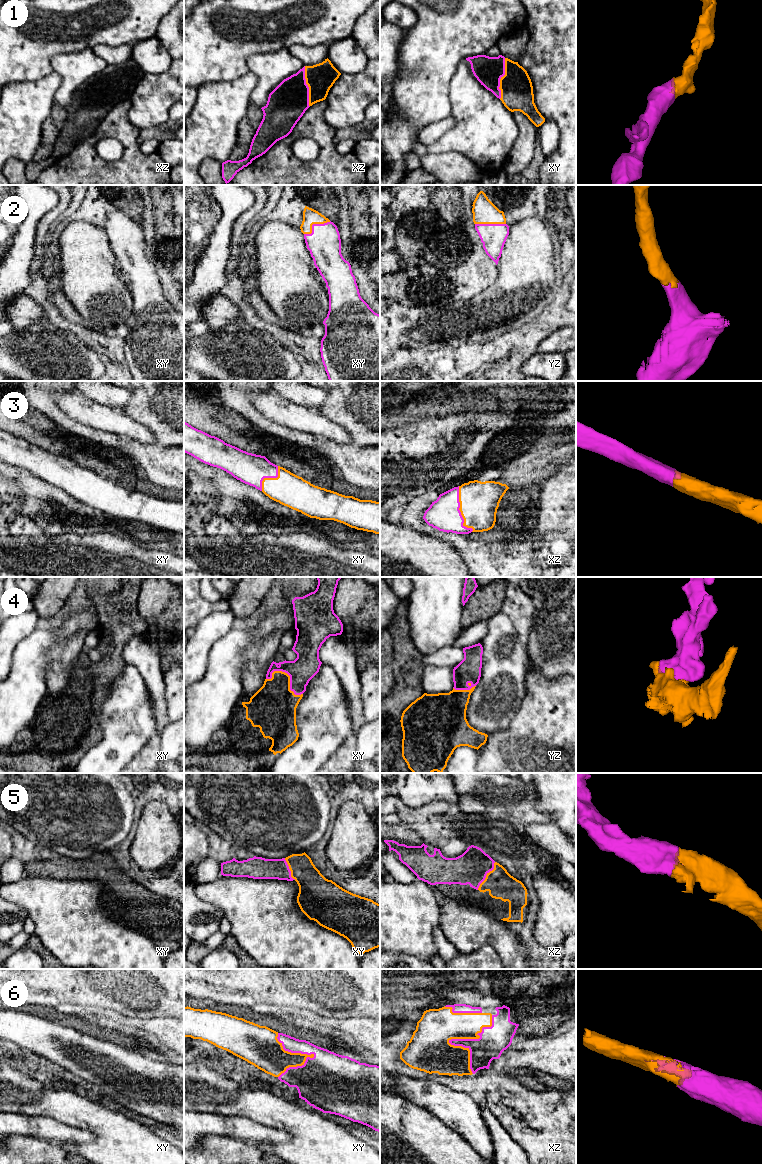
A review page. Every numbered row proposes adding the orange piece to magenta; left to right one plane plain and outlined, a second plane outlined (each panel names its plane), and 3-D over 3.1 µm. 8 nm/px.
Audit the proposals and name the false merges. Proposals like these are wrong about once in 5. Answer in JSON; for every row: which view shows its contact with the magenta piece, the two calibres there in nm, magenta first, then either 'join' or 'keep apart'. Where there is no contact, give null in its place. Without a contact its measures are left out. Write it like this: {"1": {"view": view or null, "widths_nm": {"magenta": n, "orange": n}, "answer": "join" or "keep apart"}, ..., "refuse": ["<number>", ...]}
{"1": {"view": "xy", "widths_nm": {"magenta": 220, "orange": 260}, "answer": "join"}, "2": {"view": "xy", "widths_nm": {"magenta": 260, "orange": 130}, "answer": "join"}, "3": {"view": "xz", "widths_nm": {"magenta": 260, "orange": 320}, "answer": "join"}, "4": {"view": "xy", "widths_nm": {"magenta": 200, "orange": 320}, "answer": "join"}, "5": {"view": "xz", "widths_nm": {"magenta": 260, "orange": 220}, "answer": "join"}, "6": {"view": "xz", "widths_nm": {"magenta": 200, "orange": 340}, "answer": "join"}, "refuse": []}

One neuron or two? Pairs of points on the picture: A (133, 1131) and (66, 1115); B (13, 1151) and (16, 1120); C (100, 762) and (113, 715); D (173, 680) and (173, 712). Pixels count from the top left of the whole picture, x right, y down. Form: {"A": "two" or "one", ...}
{"A": "one", "B": "two", "C": "one", "D": "one"}

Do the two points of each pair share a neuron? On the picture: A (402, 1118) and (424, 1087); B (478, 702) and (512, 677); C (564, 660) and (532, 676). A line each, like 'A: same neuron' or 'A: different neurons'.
A: different neurons
B: same neuron
C: different neurons

